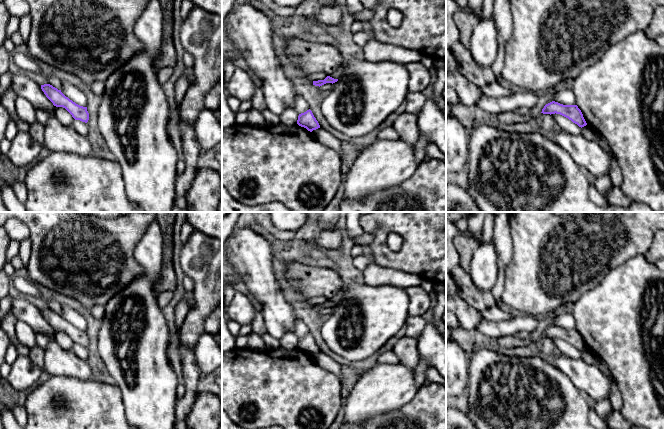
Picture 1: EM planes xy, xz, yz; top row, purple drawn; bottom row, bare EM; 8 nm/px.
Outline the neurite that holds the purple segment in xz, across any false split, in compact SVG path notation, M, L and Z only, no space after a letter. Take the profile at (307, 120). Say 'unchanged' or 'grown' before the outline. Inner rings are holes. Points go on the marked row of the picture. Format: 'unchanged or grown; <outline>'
unchanged; M310 109L304 113L299 114L297 124L301 127L306 128L310 132L320 128L318 121Z

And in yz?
unchanged; M552 101L544 106L541 113L550 115L555 113L560 114L581 128L587 125L583 114L577 105L563 105Z

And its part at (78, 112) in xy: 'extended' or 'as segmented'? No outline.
as segmented

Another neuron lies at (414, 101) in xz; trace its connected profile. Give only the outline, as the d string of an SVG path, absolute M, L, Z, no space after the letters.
M408 92L405 97L405 112L419 115L427 97L422 92Z

